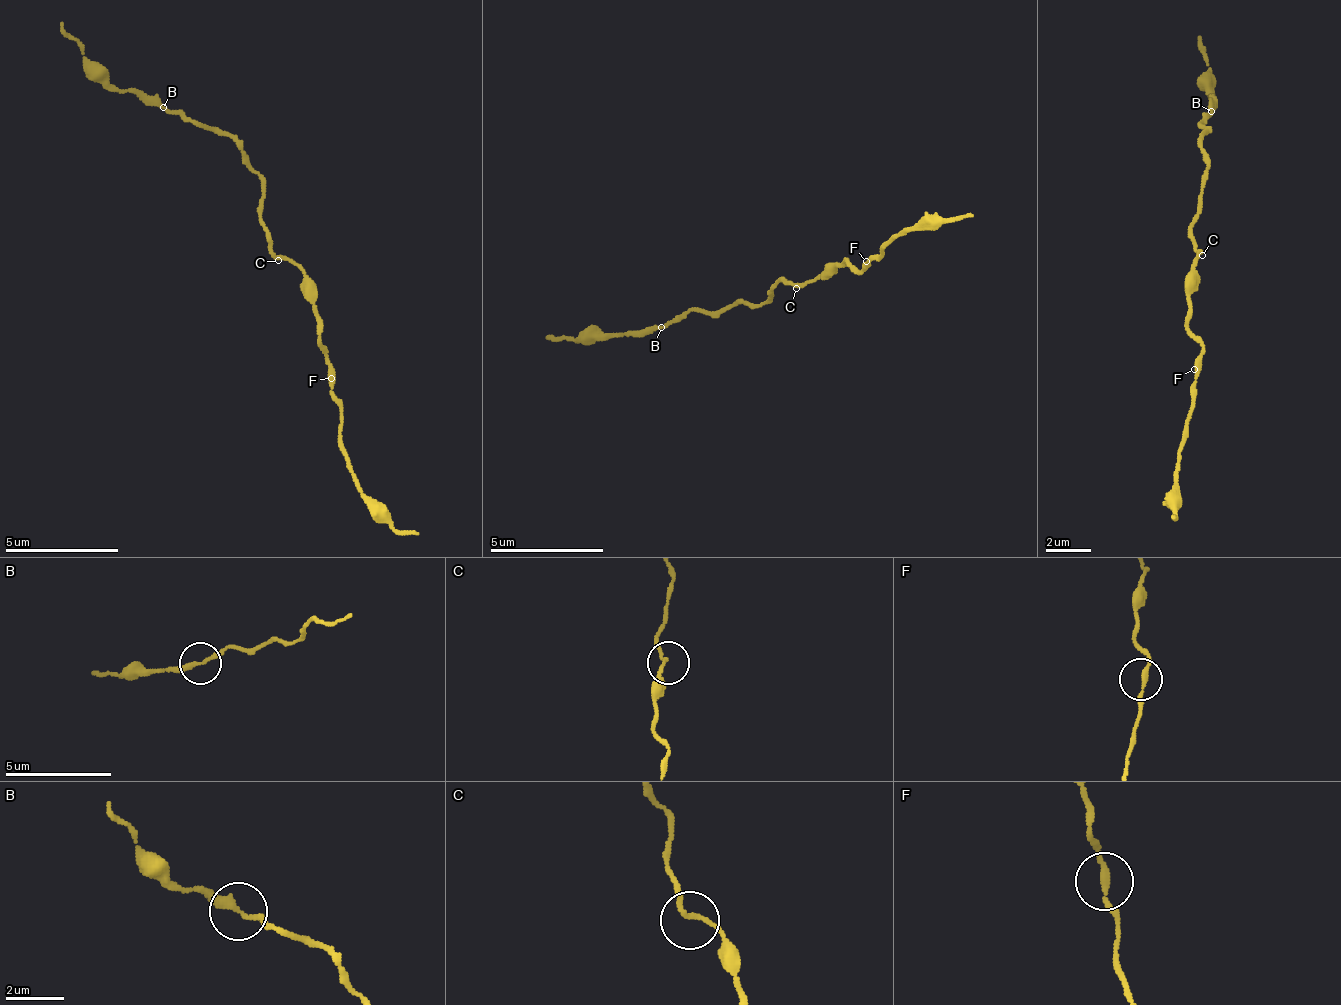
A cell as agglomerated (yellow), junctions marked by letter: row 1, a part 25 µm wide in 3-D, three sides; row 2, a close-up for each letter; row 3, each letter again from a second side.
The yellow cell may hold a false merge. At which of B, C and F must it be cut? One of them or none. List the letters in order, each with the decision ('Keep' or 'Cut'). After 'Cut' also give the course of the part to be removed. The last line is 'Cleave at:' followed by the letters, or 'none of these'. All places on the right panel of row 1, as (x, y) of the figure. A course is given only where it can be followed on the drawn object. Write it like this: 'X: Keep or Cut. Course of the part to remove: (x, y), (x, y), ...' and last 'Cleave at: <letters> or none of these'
B: Keep
C: Keep
F: Keep
Cleave at: none of these

